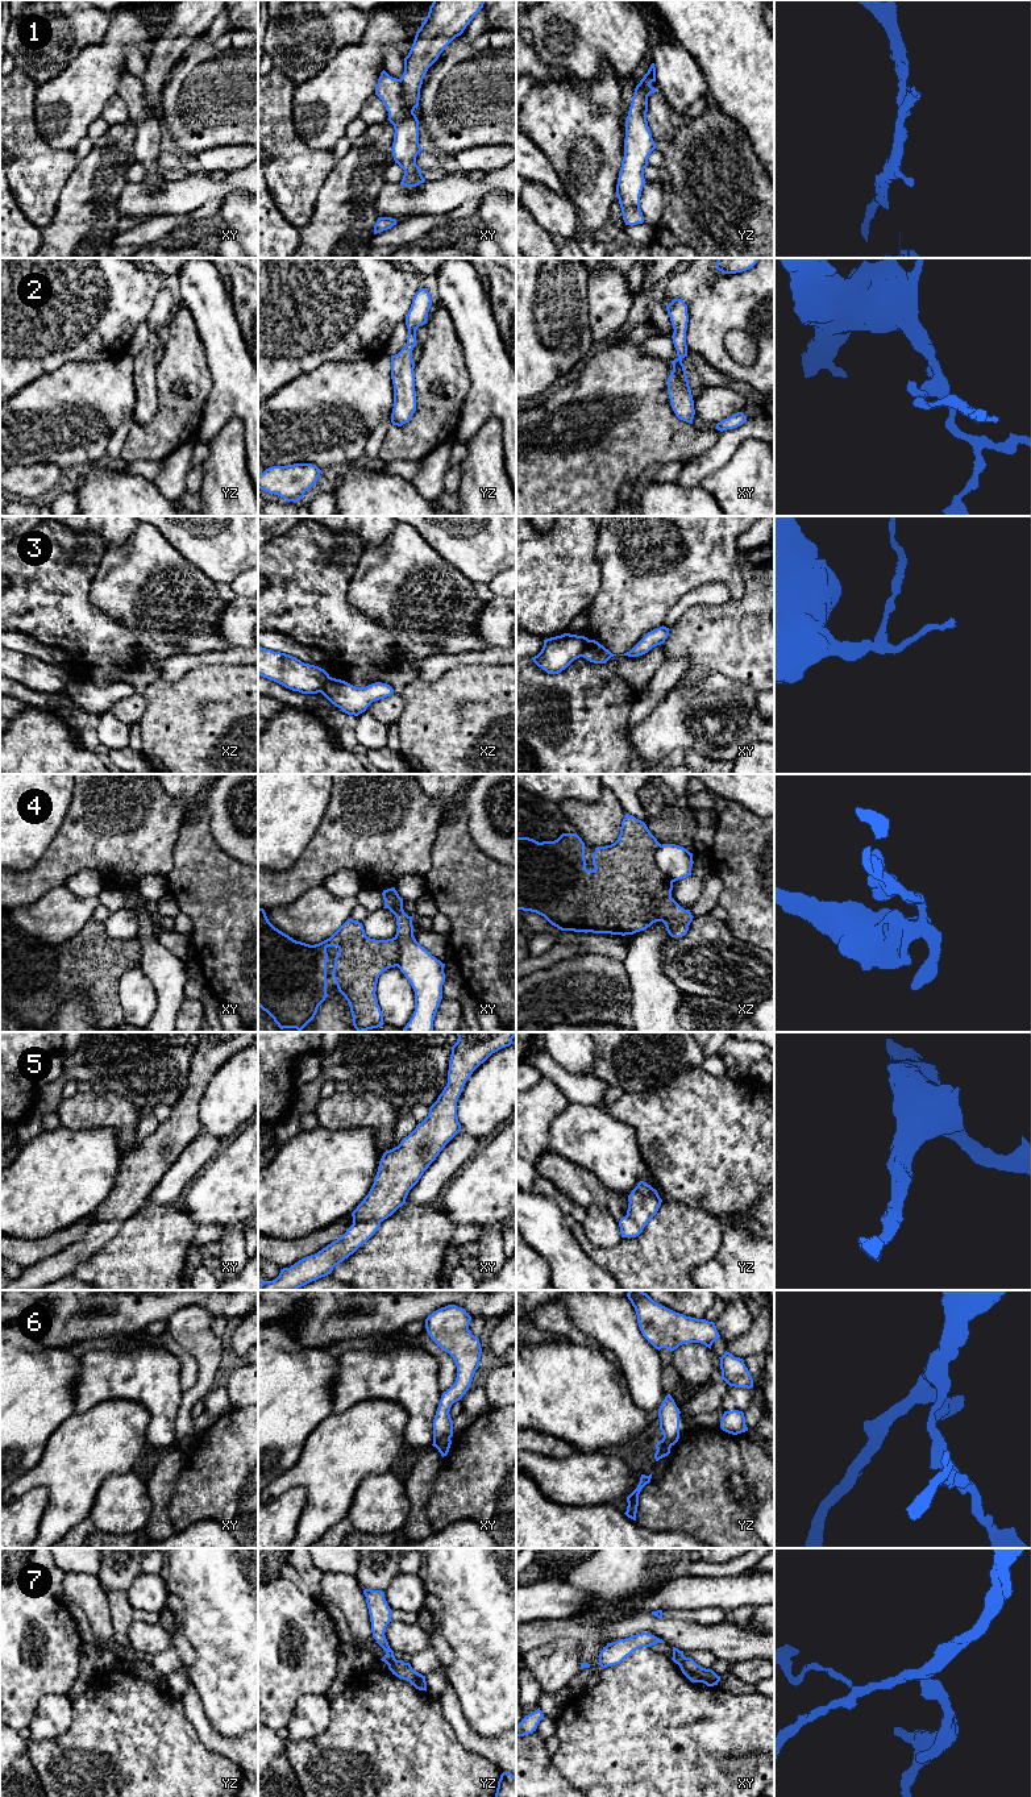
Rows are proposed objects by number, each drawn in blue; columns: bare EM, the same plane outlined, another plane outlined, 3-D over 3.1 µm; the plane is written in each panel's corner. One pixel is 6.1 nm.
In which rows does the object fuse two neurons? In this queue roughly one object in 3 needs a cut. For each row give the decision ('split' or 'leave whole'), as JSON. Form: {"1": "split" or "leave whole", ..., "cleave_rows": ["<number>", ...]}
{"1": "split", "2": "leave whole", "3": "split", "4": "split", "5": "leave whole", "6": "split", "7": "split", "cleave_rows": ["1", "3", "4", "6", "7"]}

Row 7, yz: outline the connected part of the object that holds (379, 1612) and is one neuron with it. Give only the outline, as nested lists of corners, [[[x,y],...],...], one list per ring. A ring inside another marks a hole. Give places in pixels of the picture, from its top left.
[[[365,1589],[363,1594],[366,1597],[370,1614],[373,1638],[386,1651],[386,1655],[381,1660],[390,1665],[395,1660],[395,1656],[394,1651],[388,1646],[384,1631],[387,1625],[392,1621],[392,1610],[384,1598],[384,1592]]]

